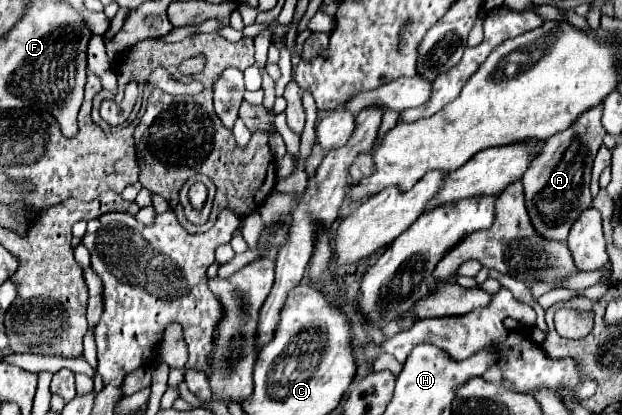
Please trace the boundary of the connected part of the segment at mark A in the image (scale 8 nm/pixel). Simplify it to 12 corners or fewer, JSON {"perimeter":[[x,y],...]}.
{"perimeter":[[602,105],[550,137],[522,177],[532,227],[566,241],[592,205]]}

